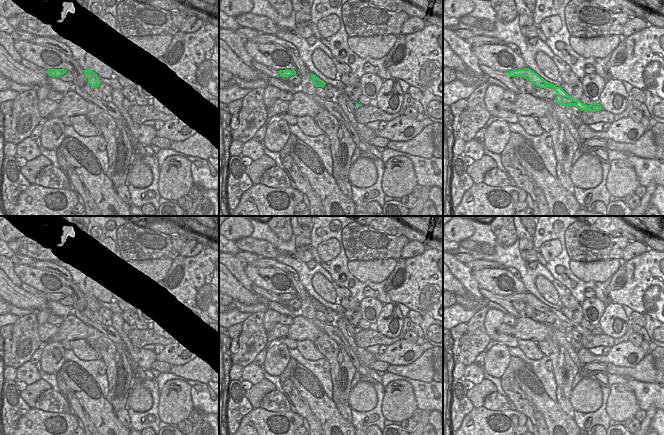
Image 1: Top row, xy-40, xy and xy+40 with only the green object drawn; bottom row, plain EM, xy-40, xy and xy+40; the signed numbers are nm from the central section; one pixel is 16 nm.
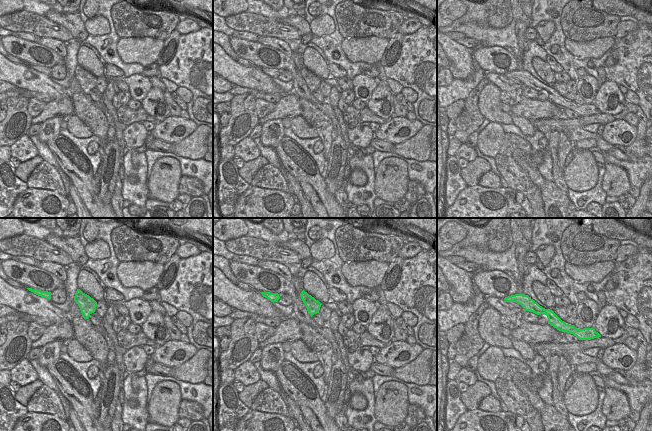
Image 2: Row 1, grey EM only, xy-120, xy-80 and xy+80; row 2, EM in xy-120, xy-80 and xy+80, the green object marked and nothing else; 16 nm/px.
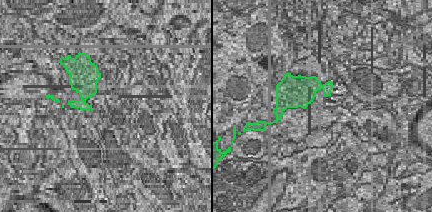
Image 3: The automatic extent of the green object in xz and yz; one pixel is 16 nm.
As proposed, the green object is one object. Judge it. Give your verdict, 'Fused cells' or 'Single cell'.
Fused cells

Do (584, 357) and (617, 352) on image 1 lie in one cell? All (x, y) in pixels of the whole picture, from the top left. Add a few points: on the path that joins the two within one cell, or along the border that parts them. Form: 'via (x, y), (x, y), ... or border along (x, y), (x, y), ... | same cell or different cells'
via (592, 357), (609, 358) | same cell

